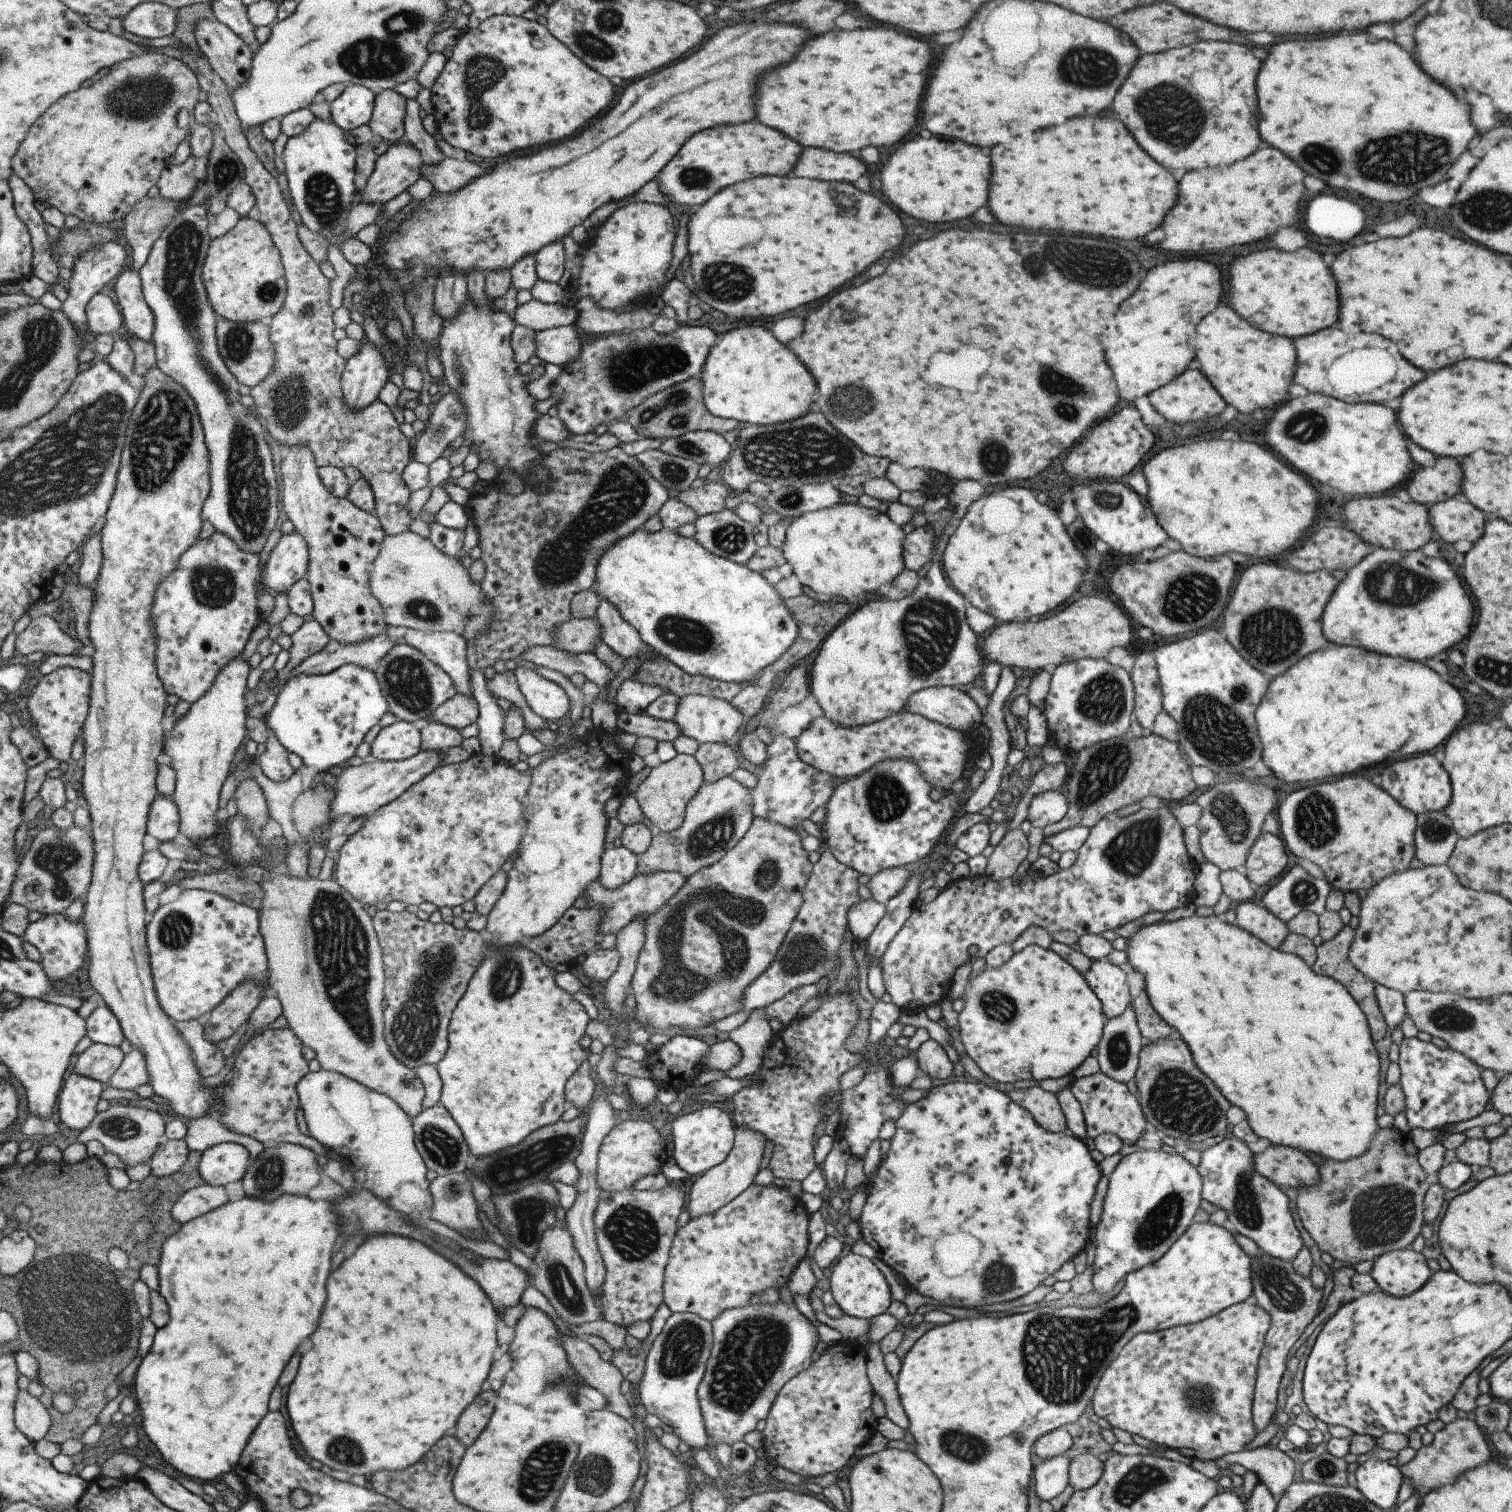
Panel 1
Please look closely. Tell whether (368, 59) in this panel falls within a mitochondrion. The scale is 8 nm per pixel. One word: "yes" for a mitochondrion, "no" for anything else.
yes

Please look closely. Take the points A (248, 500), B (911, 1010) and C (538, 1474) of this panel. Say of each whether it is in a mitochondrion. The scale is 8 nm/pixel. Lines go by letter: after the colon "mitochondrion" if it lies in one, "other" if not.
A: mitochondrion
B: other
C: mitochondrion

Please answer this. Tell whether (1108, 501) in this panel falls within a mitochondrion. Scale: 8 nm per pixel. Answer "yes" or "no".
yes

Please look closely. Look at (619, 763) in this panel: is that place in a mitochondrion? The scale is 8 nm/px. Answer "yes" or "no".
no

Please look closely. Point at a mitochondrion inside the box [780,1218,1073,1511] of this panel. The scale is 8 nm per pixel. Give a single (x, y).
(967, 1448)

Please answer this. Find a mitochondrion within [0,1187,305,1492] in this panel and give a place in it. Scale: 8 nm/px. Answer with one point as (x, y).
(115, 1309)

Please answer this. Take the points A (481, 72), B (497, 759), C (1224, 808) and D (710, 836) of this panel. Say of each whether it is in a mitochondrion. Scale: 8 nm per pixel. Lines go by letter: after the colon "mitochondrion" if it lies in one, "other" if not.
A: mitochondrion
B: other
C: mitochondrion
D: mitochondrion

